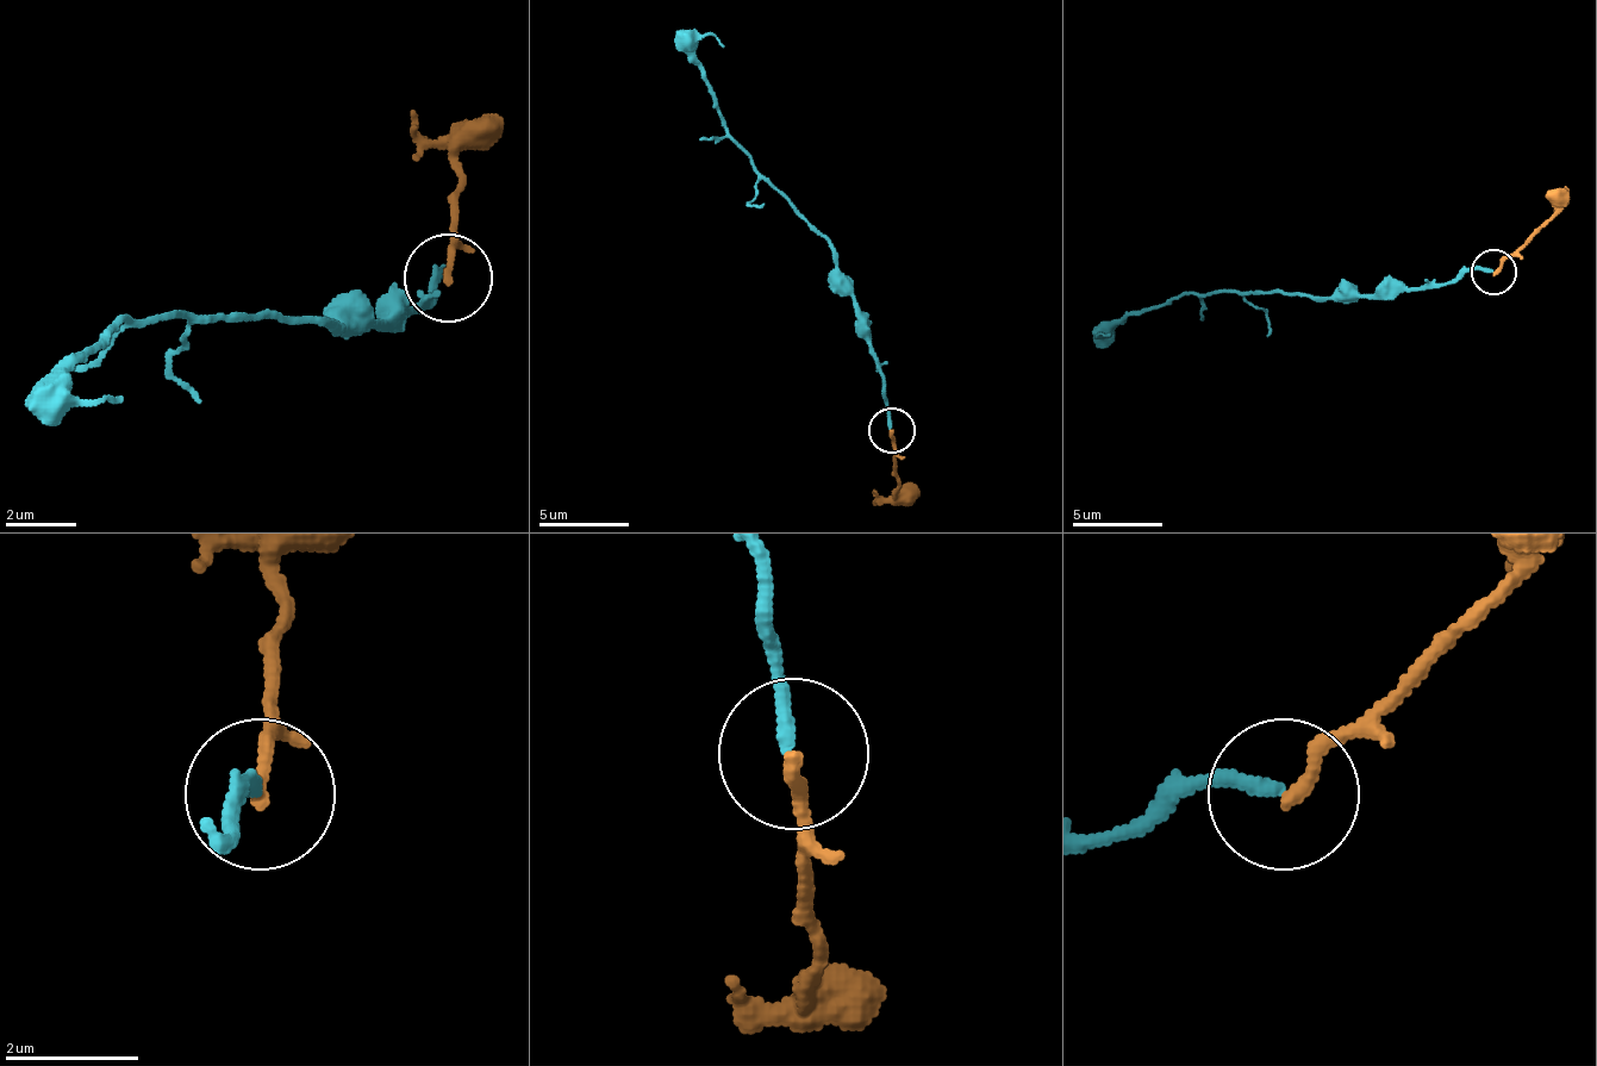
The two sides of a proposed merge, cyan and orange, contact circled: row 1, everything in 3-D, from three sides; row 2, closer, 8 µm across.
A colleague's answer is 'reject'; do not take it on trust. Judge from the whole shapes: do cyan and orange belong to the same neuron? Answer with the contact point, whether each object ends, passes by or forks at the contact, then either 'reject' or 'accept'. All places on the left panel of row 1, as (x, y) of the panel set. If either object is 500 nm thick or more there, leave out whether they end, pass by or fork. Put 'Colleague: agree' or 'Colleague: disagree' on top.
Colleague: agree
at (448, 278); cyan ends there; orange ends there; reject

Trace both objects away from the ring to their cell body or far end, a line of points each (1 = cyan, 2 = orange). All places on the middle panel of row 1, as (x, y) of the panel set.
1: (891, 431), (881, 362), (836, 249), (727, 131), (696, 54), (704, 36), (723, 45)
2: (891, 431), (899, 485), (872, 504)

